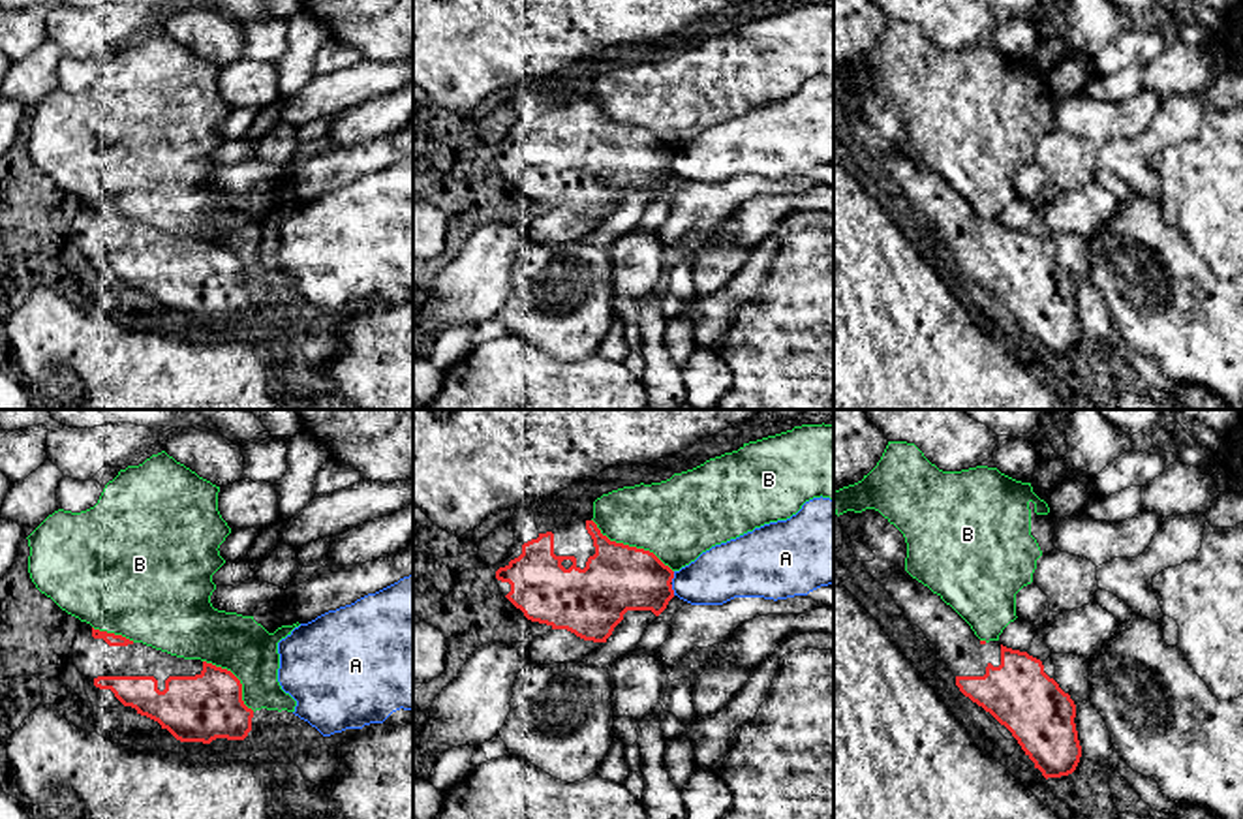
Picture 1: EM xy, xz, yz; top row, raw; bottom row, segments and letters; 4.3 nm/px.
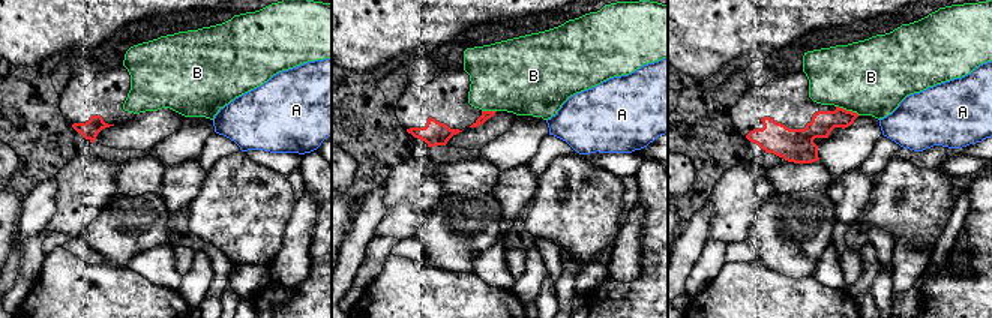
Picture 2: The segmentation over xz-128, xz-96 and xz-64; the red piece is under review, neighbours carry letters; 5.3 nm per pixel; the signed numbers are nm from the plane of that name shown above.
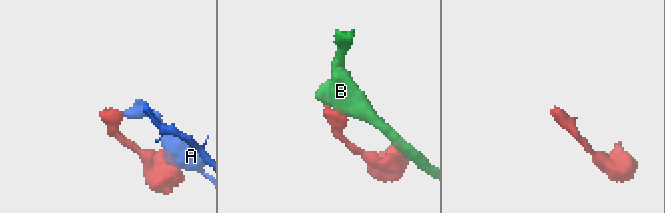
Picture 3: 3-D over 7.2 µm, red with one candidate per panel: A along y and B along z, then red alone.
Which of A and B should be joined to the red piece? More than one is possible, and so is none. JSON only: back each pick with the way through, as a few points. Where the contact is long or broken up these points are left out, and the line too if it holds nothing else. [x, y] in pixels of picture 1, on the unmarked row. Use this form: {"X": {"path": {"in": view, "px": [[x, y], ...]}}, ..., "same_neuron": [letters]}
{"same_neuron": []}

